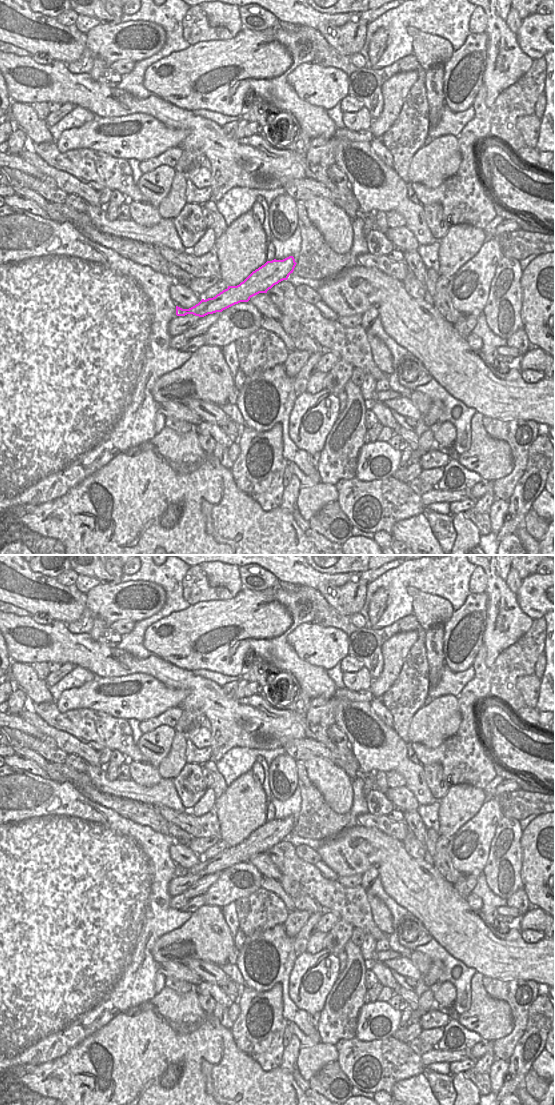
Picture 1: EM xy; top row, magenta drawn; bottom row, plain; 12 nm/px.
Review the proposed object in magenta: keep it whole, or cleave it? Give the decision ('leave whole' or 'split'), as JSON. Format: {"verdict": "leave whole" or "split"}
{"verdict": "leave whole"}

